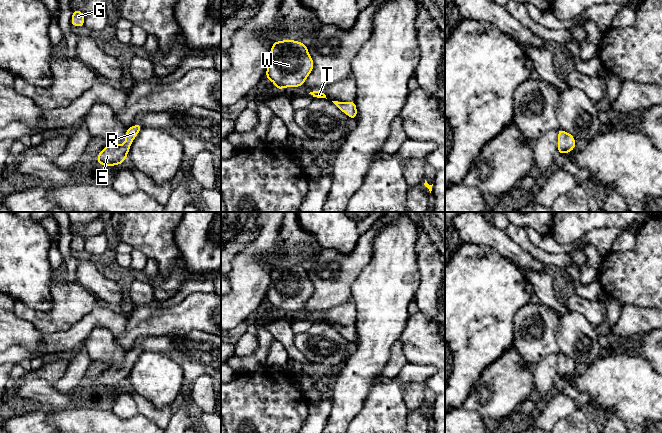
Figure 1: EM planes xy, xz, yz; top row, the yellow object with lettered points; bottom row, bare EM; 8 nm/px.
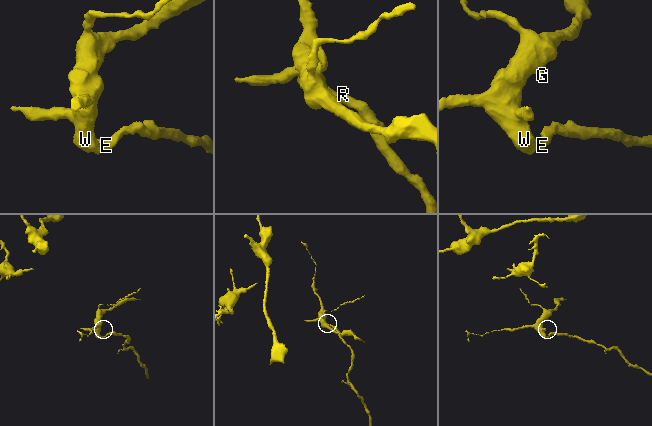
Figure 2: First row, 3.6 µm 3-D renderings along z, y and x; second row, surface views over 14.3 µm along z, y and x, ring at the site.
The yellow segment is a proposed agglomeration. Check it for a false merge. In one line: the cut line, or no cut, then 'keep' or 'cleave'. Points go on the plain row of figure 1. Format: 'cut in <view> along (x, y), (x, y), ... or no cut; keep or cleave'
no cut; keep

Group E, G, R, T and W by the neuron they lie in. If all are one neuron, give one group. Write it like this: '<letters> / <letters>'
E G R T W

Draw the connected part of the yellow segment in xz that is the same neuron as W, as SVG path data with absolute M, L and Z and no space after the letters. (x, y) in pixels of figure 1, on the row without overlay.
M296 264L276 265L270 273L266 302L279 314L300 311L313 292L314 286L308 270Z

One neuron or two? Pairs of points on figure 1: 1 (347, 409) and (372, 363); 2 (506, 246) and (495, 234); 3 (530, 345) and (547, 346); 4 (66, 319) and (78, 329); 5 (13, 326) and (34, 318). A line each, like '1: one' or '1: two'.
1: one
2: one
3: one
4: two
5: two

